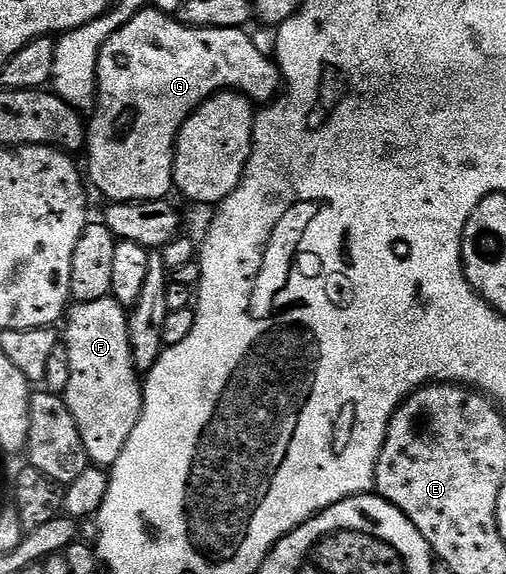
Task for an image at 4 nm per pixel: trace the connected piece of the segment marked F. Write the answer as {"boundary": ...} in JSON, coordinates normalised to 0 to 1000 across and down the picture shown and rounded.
{"boundary":[[[213,517],[182,528],[148,528],[128,556],[128,596],[136,615],[136,671],[128,693],[144,720],[144,733],[152,733],[152,747],[160,754],[174,801],[186,812],[206,817],[217,817],[231,796],[239,796],[247,768],[255,768],[255,761],[267,756],[271,733],[283,726],[283,667],[277,648],[267,645],[267,631],[259,620],[251,578],[253,554],[253,544],[231,523]]]}

